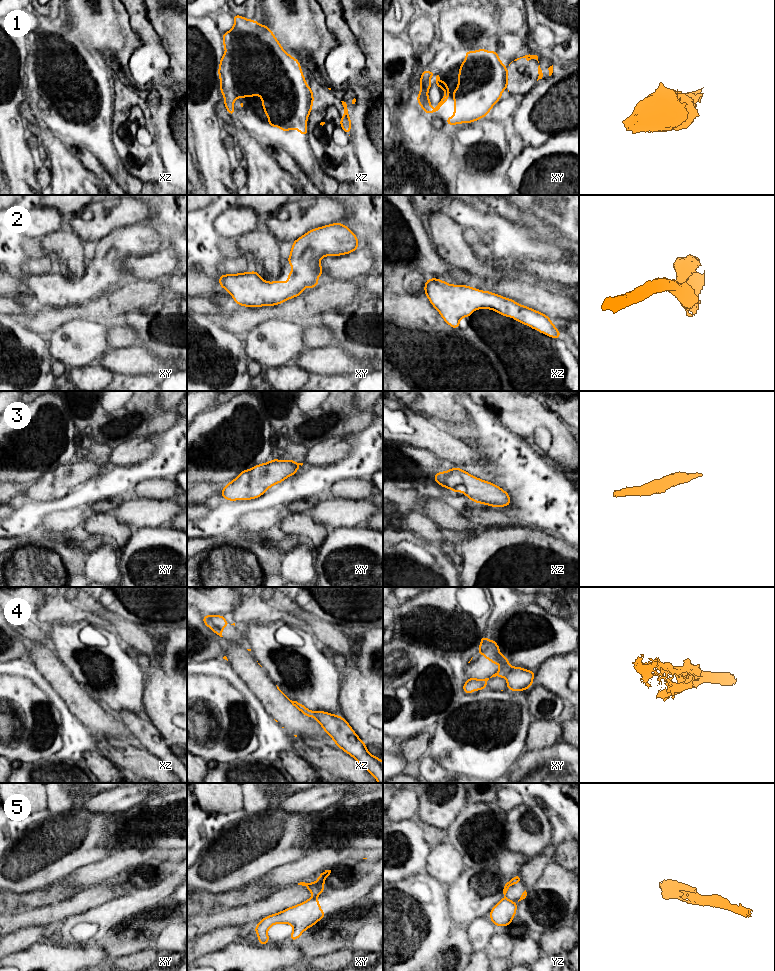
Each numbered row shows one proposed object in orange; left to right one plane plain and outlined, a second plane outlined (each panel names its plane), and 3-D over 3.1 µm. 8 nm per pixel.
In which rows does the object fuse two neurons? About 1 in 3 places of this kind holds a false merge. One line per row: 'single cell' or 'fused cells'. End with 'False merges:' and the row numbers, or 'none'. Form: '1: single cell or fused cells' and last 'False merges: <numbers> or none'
1: fused cells
2: single cell
3: single cell
4: fused cells
5: fused cells
False merges: 1, 4, 5

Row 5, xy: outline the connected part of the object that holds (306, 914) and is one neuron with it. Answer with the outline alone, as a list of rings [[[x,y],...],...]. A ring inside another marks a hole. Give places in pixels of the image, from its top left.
[[[310,898],[296,906],[289,907],[279,913],[264,917],[254,928],[260,945],[269,944],[267,930],[273,924],[290,924],[293,932],[290,935],[291,942],[295,941],[301,934],[320,919],[323,919],[326,911],[321,911],[320,903],[316,898]]]

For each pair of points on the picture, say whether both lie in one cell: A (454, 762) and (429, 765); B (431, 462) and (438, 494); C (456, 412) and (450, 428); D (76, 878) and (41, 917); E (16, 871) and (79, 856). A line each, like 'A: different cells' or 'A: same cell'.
A: different cells
B: same cell
C: different cells
D: different cells
E: same cell

